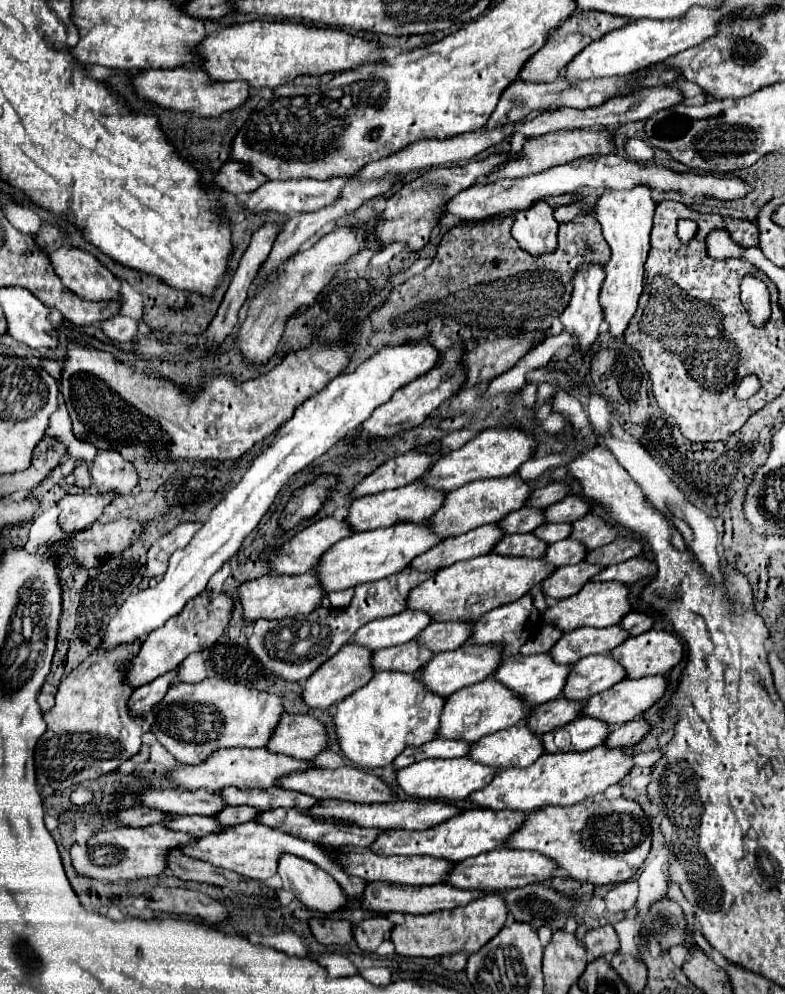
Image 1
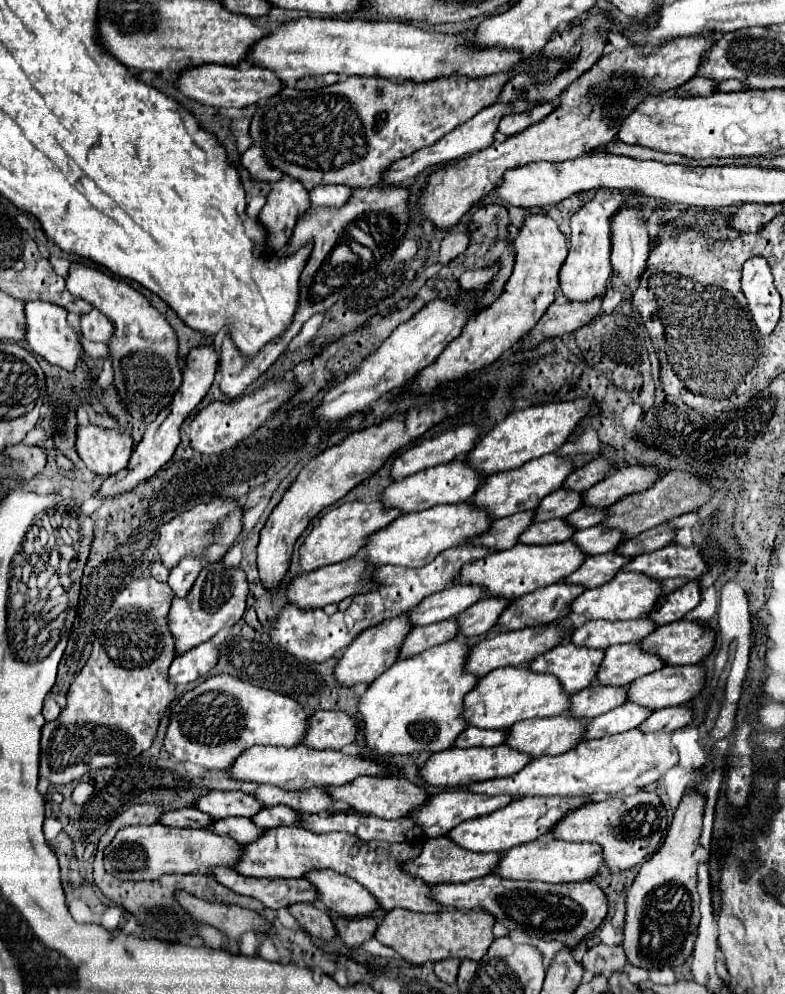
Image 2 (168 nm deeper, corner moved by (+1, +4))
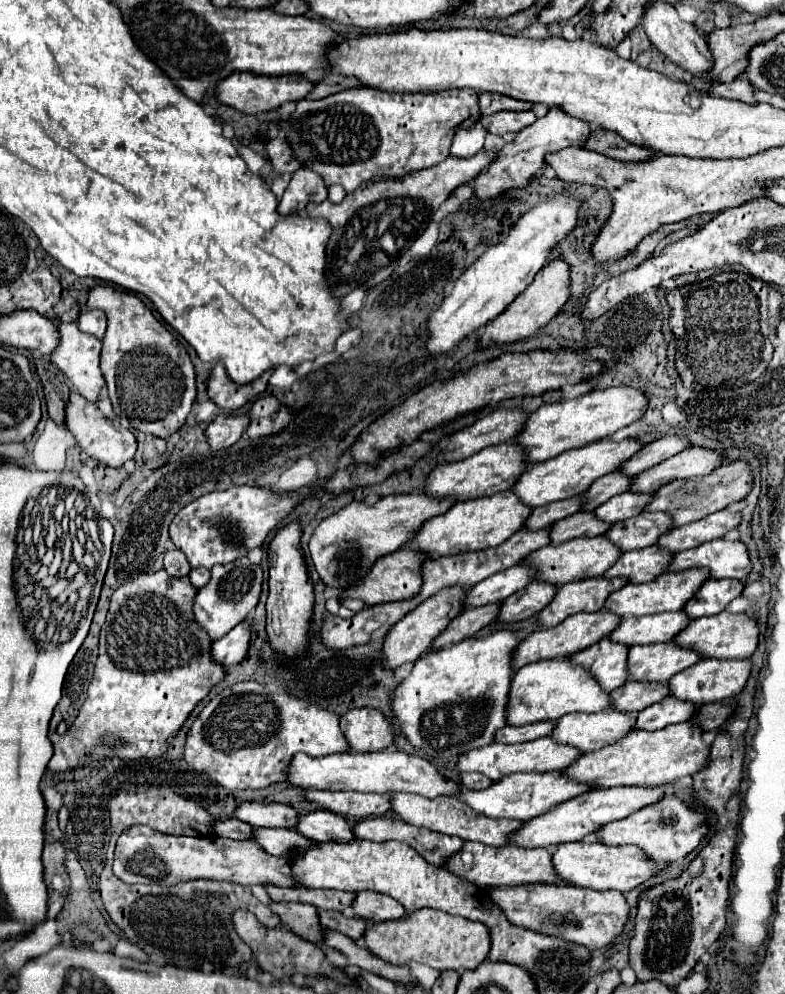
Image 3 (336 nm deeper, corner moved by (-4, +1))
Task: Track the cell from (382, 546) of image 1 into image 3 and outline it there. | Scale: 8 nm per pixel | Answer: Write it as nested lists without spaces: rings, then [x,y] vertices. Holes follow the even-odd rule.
[[[501,491],[489,497],[459,501],[445,515],[437,515],[425,521],[413,537],[411,545],[423,549],[425,553],[437,555],[455,555],[463,551],[481,551],[487,547],[497,547],[525,525],[527,515],[531,511],[533,509],[529,505],[523,505],[513,491]]]

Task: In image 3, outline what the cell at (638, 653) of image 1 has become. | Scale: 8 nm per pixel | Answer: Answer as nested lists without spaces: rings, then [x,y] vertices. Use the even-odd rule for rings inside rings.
[[[719,613],[719,615],[711,615],[711,617],[701,617],[697,621],[691,621],[687,629],[683,629],[675,639],[677,645],[685,647],[685,649],[693,649],[705,657],[729,657],[729,659],[747,659],[753,655],[753,651],[757,649],[759,643],[759,627],[755,621],[755,615],[749,613]]]

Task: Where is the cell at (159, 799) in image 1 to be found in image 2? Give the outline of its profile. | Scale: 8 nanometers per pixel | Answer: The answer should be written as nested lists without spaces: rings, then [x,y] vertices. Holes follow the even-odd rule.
[[[214,790],[204,794],[202,798],[198,798],[194,804],[194,808],[204,810],[204,814],[212,814],[212,818],[228,818],[228,816],[254,816],[262,804],[256,802],[250,794],[244,792],[222,792],[222,790]]]

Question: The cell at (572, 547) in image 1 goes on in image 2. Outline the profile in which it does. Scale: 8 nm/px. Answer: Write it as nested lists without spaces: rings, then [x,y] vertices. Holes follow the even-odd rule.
[[[592,526],[584,530],[576,530],[570,538],[586,556],[596,556],[614,550],[620,544],[620,532],[608,530],[604,526]]]

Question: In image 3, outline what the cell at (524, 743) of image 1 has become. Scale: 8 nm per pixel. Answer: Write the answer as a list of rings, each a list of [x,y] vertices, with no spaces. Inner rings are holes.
[[[605,709],[601,713],[569,713],[557,719],[551,737],[557,743],[573,745],[589,753],[627,737],[629,731],[633,731],[633,717],[631,713],[619,713],[615,709]]]

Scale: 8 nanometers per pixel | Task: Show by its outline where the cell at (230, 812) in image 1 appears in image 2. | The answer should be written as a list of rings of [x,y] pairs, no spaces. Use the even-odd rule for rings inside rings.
[[[272,806],[272,808],[264,808],[260,810],[260,814],[256,814],[256,818],[252,818],[252,822],[258,828],[270,828],[270,826],[296,826],[298,814],[294,810],[290,810],[288,806]]]

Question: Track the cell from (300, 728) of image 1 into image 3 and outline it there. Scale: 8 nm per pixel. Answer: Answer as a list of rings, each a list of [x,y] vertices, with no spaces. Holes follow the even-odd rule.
[[[373,707],[353,709],[341,717],[341,729],[351,745],[351,751],[383,751],[395,743],[393,725]]]

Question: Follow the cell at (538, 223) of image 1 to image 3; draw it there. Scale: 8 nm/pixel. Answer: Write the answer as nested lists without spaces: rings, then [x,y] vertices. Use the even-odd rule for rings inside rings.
[[[557,257],[557,259],[549,261],[537,273],[535,281],[521,295],[517,295],[517,299],[497,319],[493,319],[485,327],[481,345],[483,347],[503,345],[503,343],[513,343],[517,339],[533,337],[543,325],[547,325],[559,313],[559,309],[565,305],[567,299],[569,299],[569,263],[565,263],[561,257]]]

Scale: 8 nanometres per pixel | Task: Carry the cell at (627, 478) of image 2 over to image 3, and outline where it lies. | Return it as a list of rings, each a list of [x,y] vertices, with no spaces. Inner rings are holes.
[[[691,447],[683,453],[677,453],[675,457],[667,459],[667,461],[639,473],[629,491],[653,493],[661,485],[667,485],[669,481],[675,481],[675,479],[709,475],[713,469],[721,467],[723,463],[725,463],[725,457],[723,457],[721,449]]]

